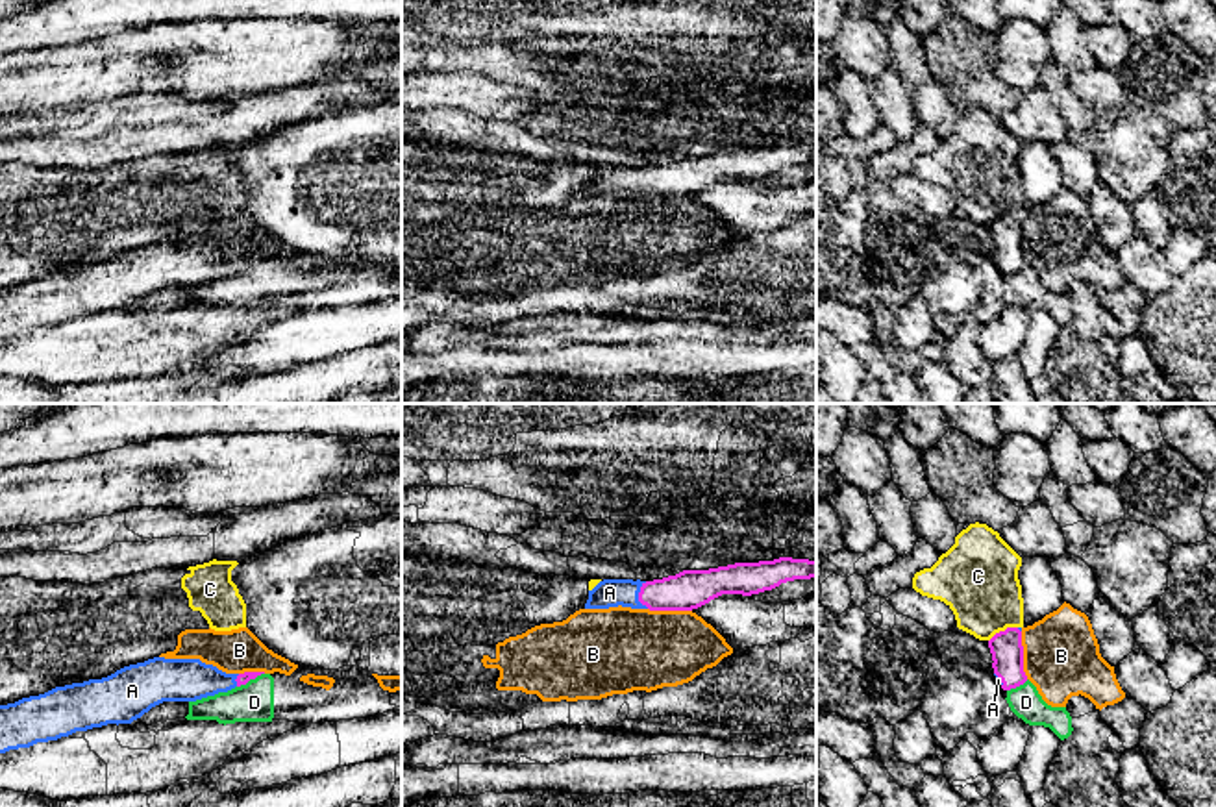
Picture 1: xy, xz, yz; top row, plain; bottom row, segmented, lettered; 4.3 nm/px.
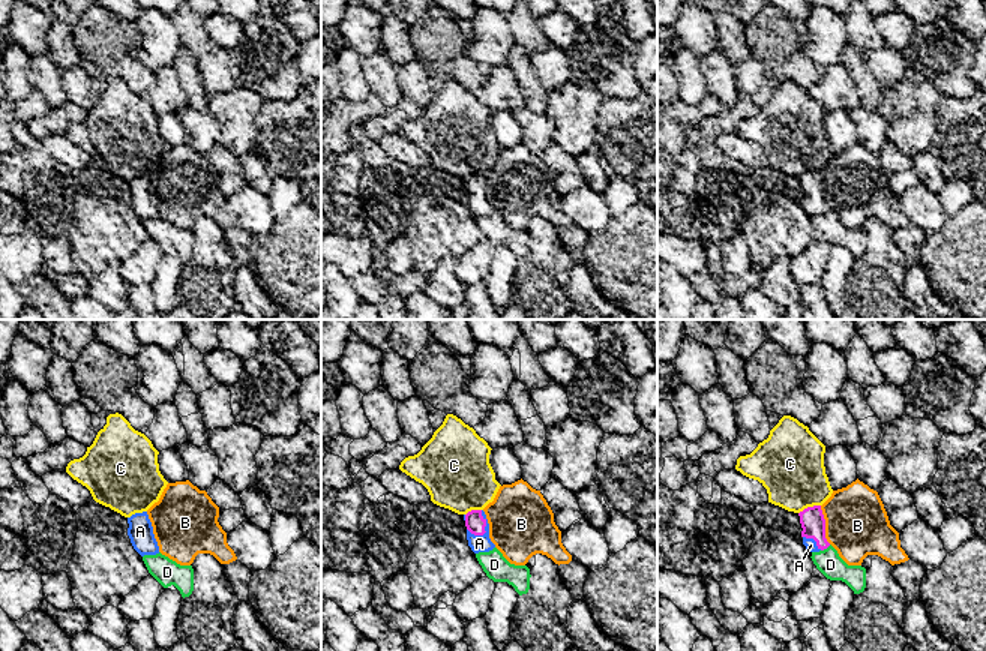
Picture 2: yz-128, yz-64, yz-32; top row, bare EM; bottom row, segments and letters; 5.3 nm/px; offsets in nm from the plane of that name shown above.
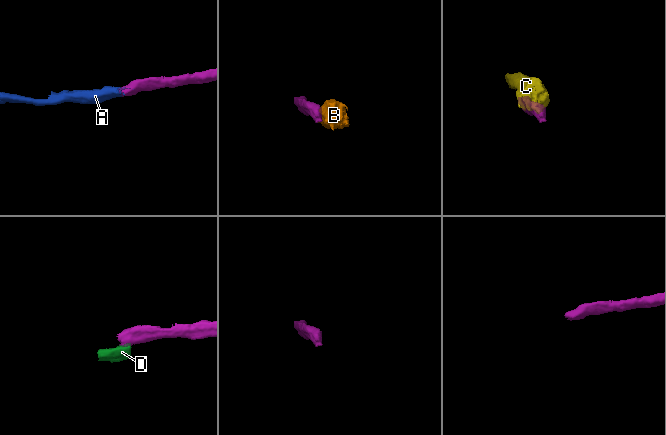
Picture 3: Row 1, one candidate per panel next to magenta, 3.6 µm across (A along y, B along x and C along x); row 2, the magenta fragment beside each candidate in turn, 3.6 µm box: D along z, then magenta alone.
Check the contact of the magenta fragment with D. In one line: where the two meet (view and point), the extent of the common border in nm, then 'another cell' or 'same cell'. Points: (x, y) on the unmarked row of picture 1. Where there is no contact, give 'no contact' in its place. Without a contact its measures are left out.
contact xy (250, 263); length 140 nm; another cell

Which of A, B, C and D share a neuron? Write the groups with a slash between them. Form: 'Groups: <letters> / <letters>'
Groups: A / B / C / D

